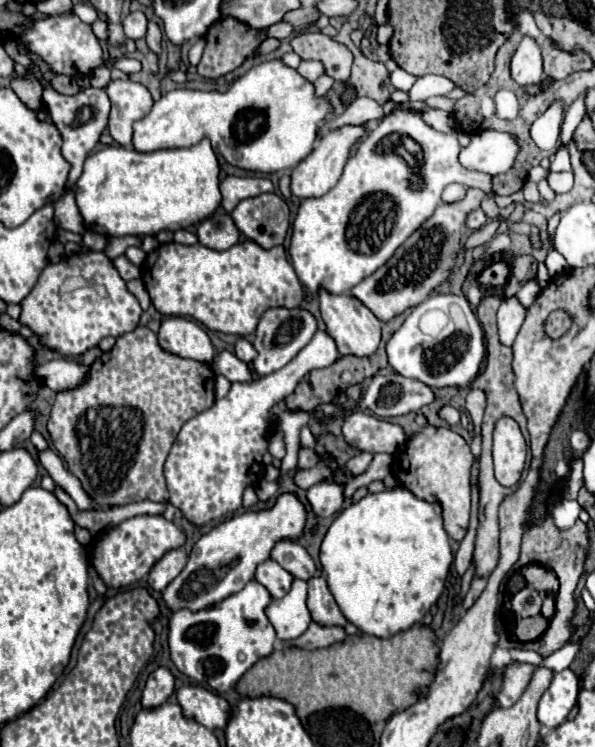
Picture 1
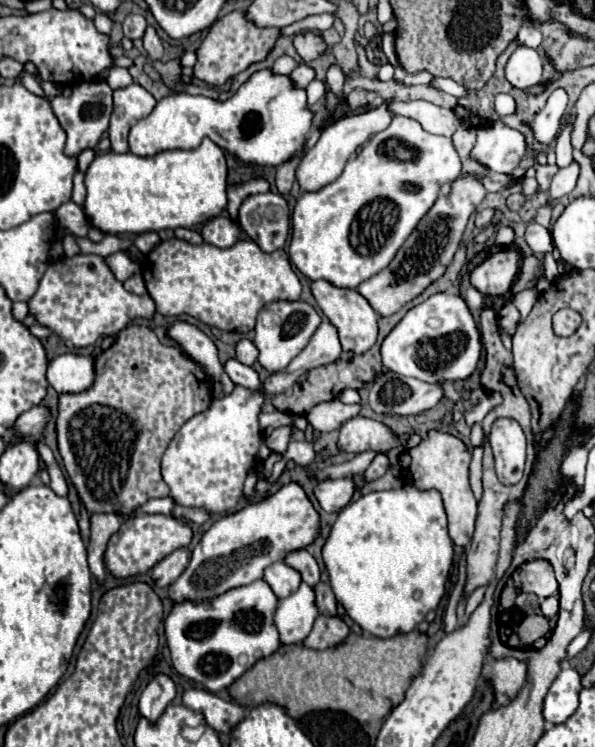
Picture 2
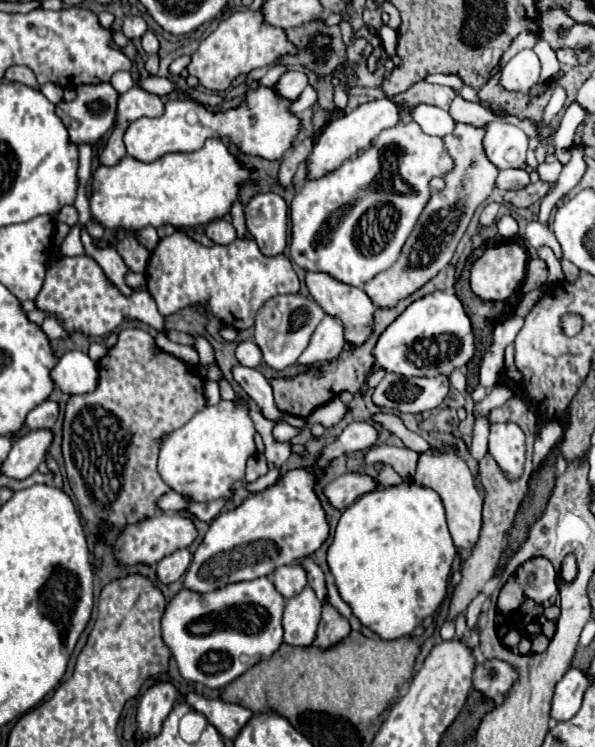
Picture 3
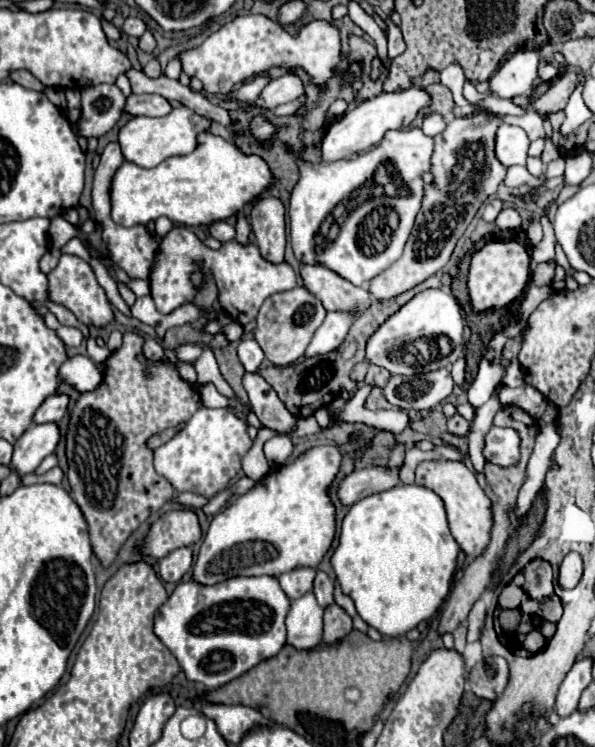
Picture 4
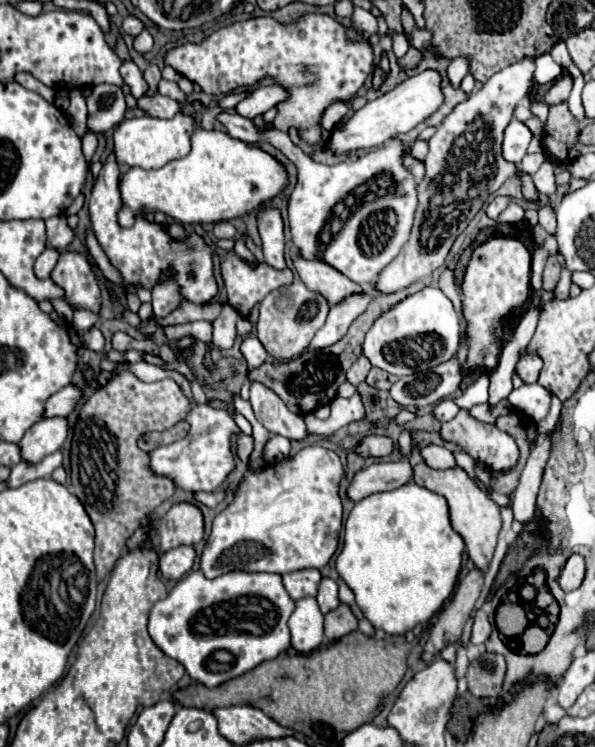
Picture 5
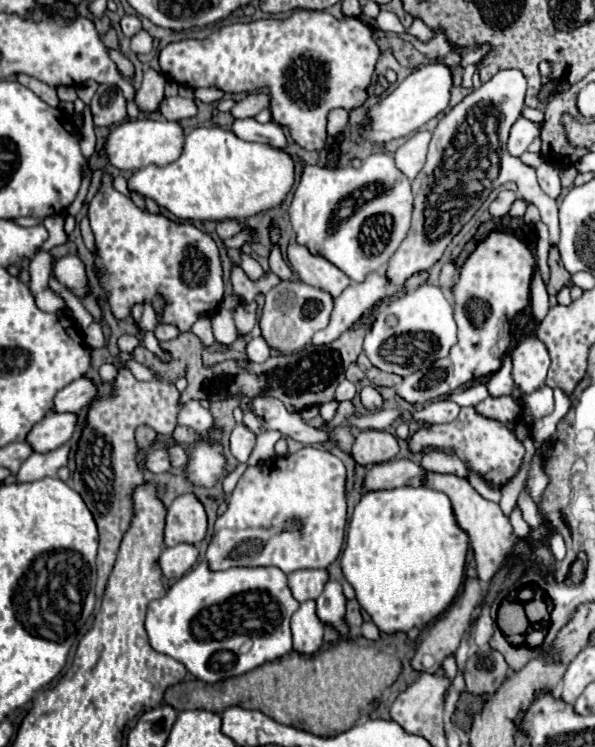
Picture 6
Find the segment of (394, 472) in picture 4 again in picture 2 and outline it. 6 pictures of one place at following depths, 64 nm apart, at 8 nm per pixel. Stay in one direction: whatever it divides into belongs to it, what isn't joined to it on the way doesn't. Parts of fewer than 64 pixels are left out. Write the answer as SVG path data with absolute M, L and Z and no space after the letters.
M348 478L324 480L316 484L314 496L324 512L340 512L352 500L354 490L356 490L356 484Z

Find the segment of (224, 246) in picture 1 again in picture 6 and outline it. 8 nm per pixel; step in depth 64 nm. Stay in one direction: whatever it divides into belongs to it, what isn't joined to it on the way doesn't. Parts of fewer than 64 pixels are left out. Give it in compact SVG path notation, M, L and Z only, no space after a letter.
M222 220L222 222L218 222L218 226L216 226L216 234L218 234L222 240L238 234L240 230L242 230L242 228L240 228L234 220Z

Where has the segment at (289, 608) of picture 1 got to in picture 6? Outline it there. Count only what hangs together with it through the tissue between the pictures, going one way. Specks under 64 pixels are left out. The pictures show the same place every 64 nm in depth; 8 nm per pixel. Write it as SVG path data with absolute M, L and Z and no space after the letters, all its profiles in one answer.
M306 600L300 604L300 608L294 612L290 620L292 638L294 638L294 650L300 654L314 654L322 646L322 634L324 624L316 616L316 602Z

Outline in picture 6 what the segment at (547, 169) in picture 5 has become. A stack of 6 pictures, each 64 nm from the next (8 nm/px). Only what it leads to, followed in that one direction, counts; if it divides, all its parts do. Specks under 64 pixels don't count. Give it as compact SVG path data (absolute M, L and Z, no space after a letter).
M544 162L538 166L536 170L538 176L538 184L540 188L550 196L550 198L558 198L562 186L560 186L560 178L558 178L558 168L552 162Z

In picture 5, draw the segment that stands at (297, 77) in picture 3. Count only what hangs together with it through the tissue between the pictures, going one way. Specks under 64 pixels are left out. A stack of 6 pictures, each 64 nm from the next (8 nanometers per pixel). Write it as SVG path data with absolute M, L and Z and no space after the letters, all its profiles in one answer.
M282 84L260 86L236 106L236 112L244 118L254 118L256 114L264 114L266 110L282 104L284 100L288 100L288 90Z

